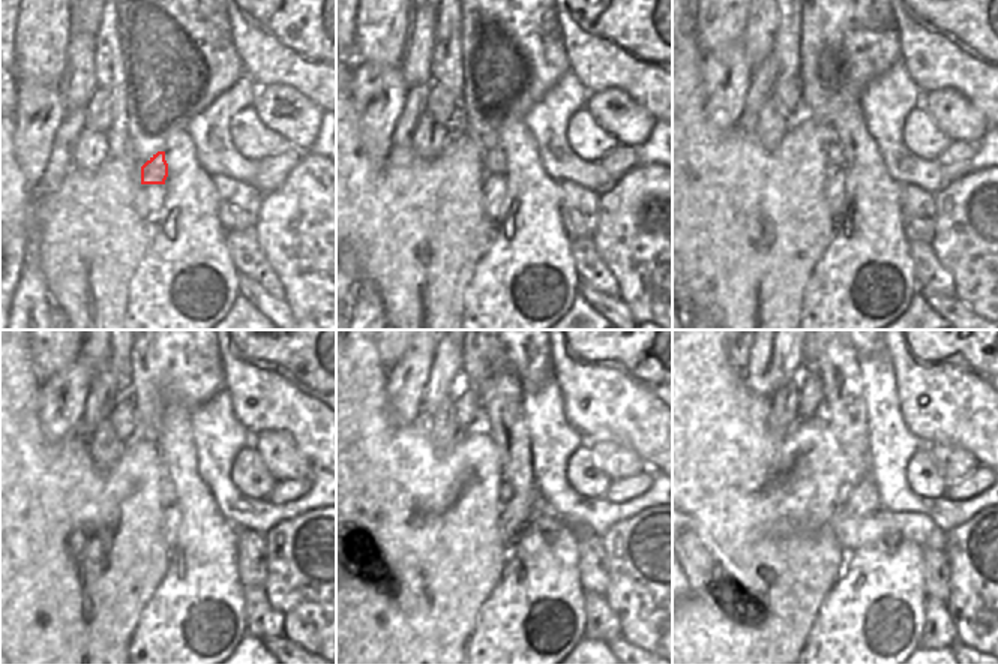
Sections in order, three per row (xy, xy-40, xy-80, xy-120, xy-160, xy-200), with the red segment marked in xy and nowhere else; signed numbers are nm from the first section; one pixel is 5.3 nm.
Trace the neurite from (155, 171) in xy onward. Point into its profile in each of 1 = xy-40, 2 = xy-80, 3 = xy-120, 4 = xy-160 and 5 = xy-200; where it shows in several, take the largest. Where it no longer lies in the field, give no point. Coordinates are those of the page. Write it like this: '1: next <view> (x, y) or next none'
1: next xy-40 (494, 162)
2: next xy-80 (835, 155)
3: next xy-120 (167, 495)
4: next xy-160 (506, 492)
5: next xy-200 (844, 492)

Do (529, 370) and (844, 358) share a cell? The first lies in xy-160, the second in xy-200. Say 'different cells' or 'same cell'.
different cells

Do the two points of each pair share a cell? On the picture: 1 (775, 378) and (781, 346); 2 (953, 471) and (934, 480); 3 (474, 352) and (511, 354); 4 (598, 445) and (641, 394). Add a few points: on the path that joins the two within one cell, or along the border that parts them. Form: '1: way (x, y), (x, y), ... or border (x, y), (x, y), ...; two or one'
1: way (781, 370), (781, 354); one
2: border (923, 447), (938, 472), (949, 483); two
3: way (483, 352), (502, 352); one
4: border (589, 438), (613, 436), (628, 444), (637, 453); two

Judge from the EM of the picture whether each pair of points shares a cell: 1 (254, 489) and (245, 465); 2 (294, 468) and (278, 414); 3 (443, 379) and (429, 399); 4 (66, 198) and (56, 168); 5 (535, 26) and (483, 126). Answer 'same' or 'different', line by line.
1: same
2: different
3: same
4: different
5: same

